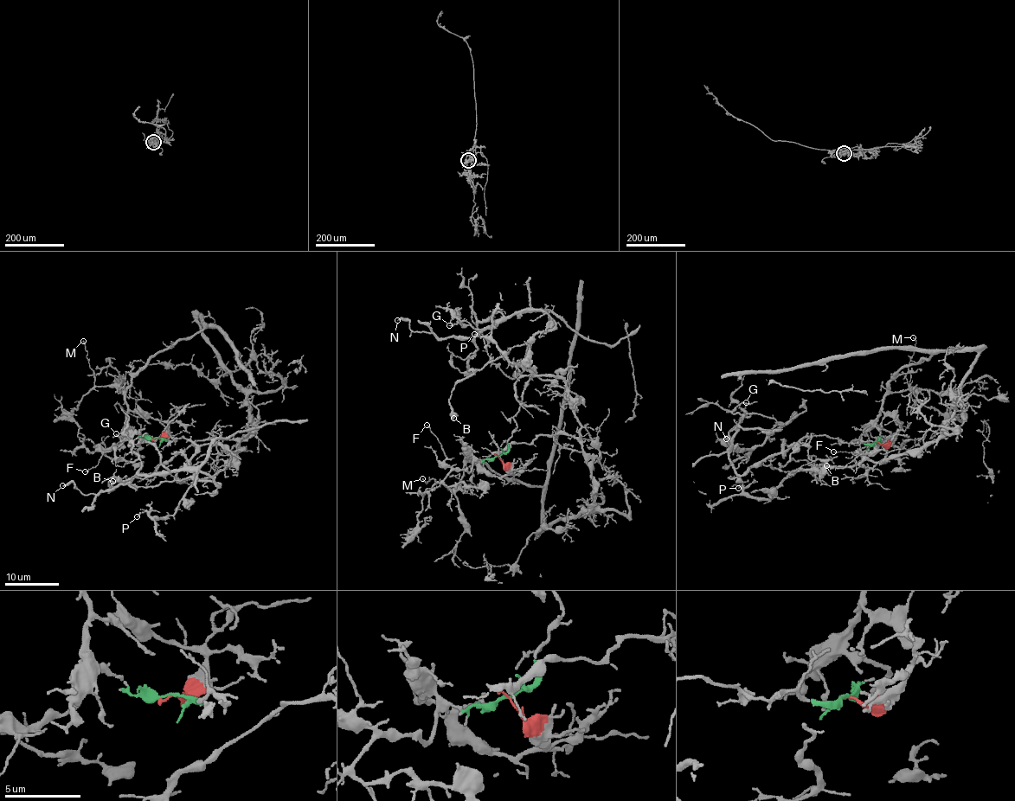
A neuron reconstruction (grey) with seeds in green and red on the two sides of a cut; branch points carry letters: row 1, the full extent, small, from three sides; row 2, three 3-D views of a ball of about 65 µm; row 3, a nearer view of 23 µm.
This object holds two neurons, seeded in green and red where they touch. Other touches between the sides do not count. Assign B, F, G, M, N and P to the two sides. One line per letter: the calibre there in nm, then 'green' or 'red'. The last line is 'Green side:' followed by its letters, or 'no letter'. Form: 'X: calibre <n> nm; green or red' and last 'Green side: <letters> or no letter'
B: calibre 280 nm; green
F: calibre 110 nm; red
G: calibre 110 nm; green
M: calibre 110 nm; red
N: calibre 240 nm; green
P: calibre 160 nm; red
Green side: B, G, N

